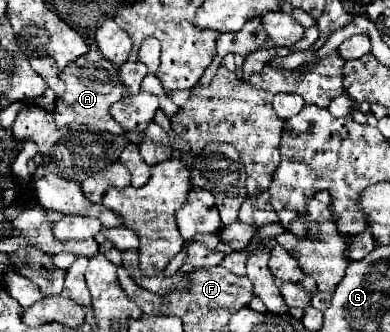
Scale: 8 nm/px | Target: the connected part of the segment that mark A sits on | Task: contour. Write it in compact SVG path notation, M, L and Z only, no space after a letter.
M88 51L84 57L78 57L72 65L68 65L68 69L62 71L62 81L66 83L66 93L62 97L56 97L56 109L54 109L56 125L62 127L68 123L84 123L98 131L124 135L120 123L116 123L108 113L110 105L114 101L120 101L124 95L124 87L118 75L118 65L112 65L112 61L104 59L98 51Z

